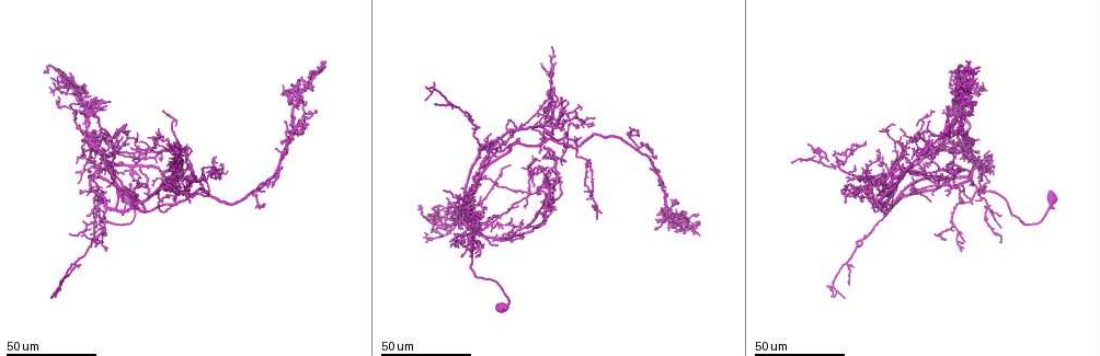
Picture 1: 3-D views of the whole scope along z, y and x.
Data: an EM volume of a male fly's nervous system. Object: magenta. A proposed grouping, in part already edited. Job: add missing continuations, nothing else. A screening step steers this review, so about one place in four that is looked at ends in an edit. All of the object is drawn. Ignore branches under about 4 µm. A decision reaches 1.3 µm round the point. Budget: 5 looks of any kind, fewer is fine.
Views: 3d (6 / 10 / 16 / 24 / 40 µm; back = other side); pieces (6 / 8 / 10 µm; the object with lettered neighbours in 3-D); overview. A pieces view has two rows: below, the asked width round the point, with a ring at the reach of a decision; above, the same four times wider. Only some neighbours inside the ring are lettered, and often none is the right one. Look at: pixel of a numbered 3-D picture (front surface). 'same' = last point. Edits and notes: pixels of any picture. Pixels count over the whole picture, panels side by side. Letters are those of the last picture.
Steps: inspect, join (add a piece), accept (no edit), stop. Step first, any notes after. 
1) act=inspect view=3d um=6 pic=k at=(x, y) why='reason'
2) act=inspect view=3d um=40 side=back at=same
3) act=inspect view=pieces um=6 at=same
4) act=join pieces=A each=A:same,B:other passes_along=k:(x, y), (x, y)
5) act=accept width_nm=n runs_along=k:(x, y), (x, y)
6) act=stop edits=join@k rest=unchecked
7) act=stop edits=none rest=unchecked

act=inspect view=3d um=24 pic=1 at=(954, 91) why='branch stops here'

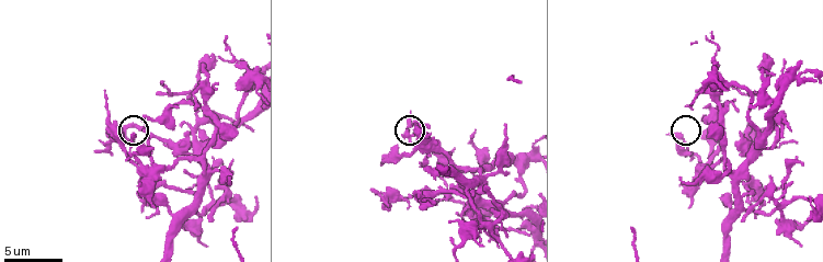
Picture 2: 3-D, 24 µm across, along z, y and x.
act=inspect view=pieces um=10 pic=2 at=(410, 114)

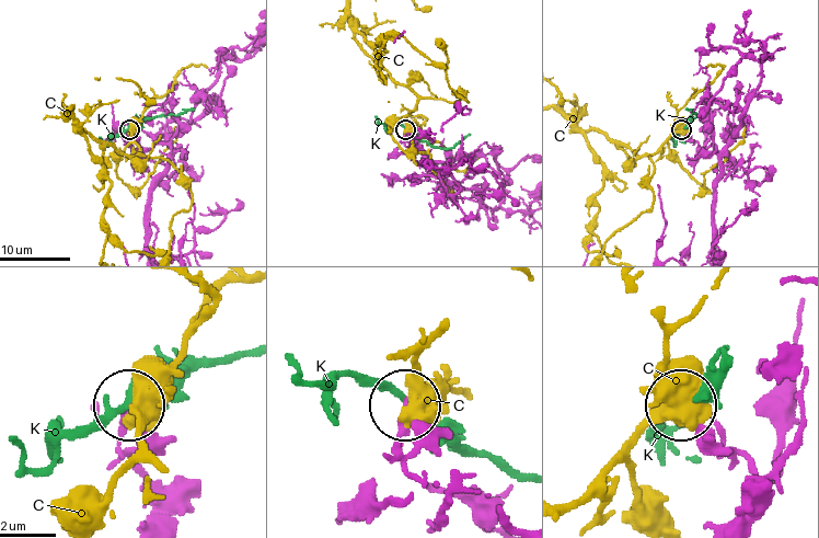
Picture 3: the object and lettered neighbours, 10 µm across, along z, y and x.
act=accept width_nm=220 each=C:other,K:other found='none of them fits'

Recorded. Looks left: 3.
act=inspect view=3d um=40 pic=1 at=(145, 194) why='thin end'

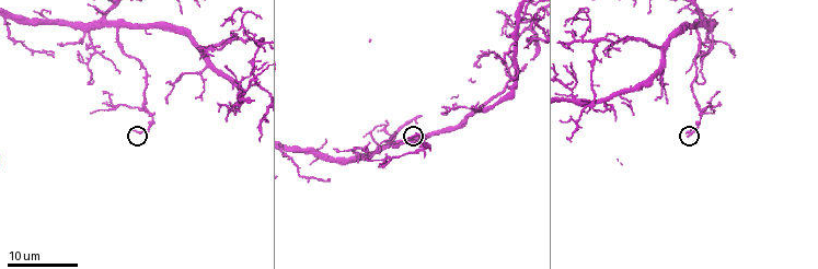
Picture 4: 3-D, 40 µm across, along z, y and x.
act=inspect view=pieces um=10 pic=4 at=(136, 130) why='see the neighbours'

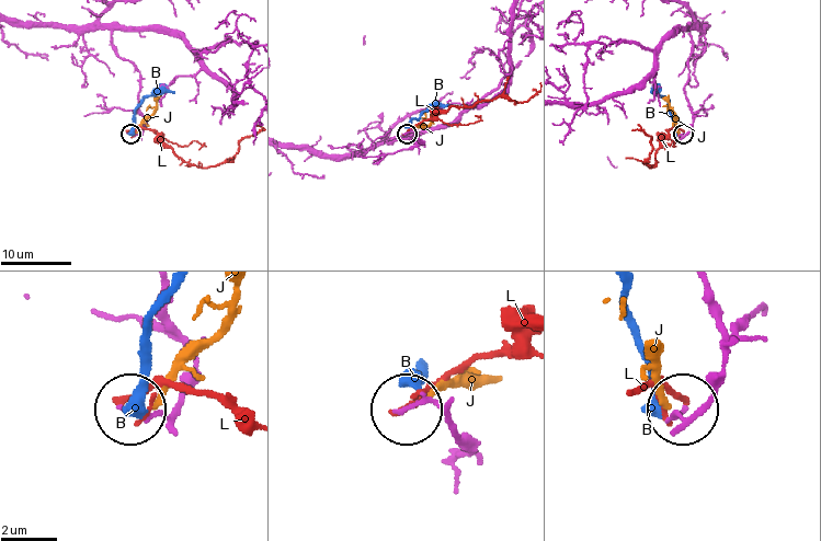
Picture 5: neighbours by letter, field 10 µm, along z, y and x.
act=accept width_nm=130 each=B:other,J:other,L:other runs_along=5:(459, 451), (471, 451), (436, 410), (422, 402), (410, 406) found='none of them fits'

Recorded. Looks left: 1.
act=stop edits=none rest=unchecked

